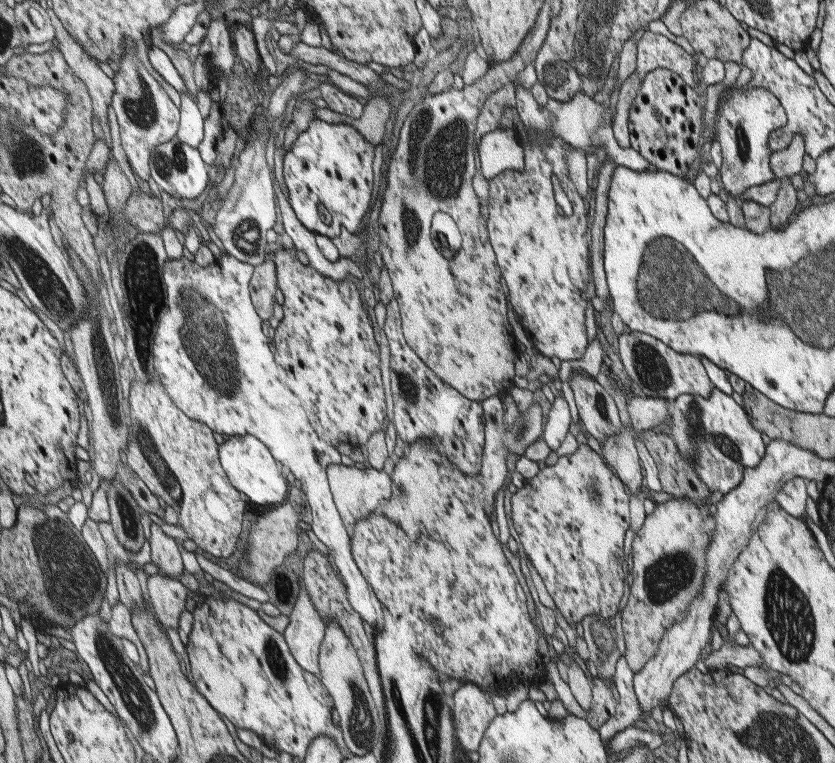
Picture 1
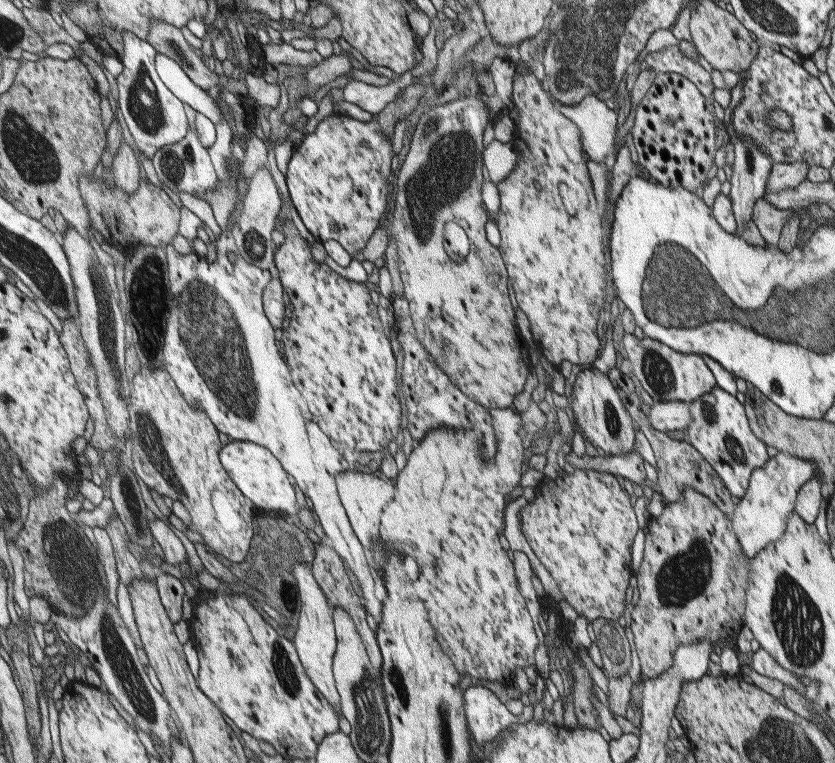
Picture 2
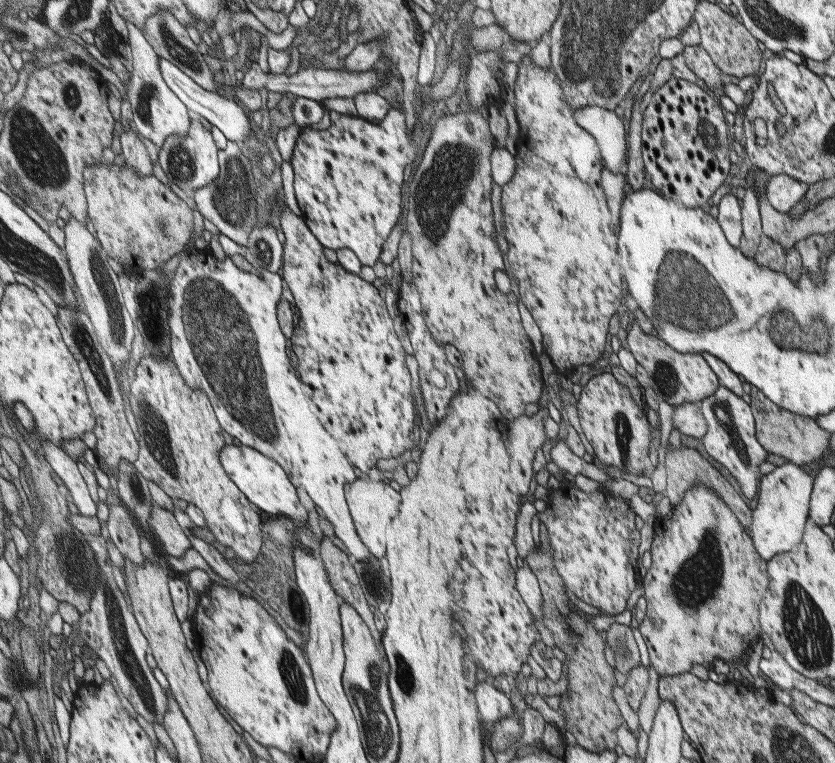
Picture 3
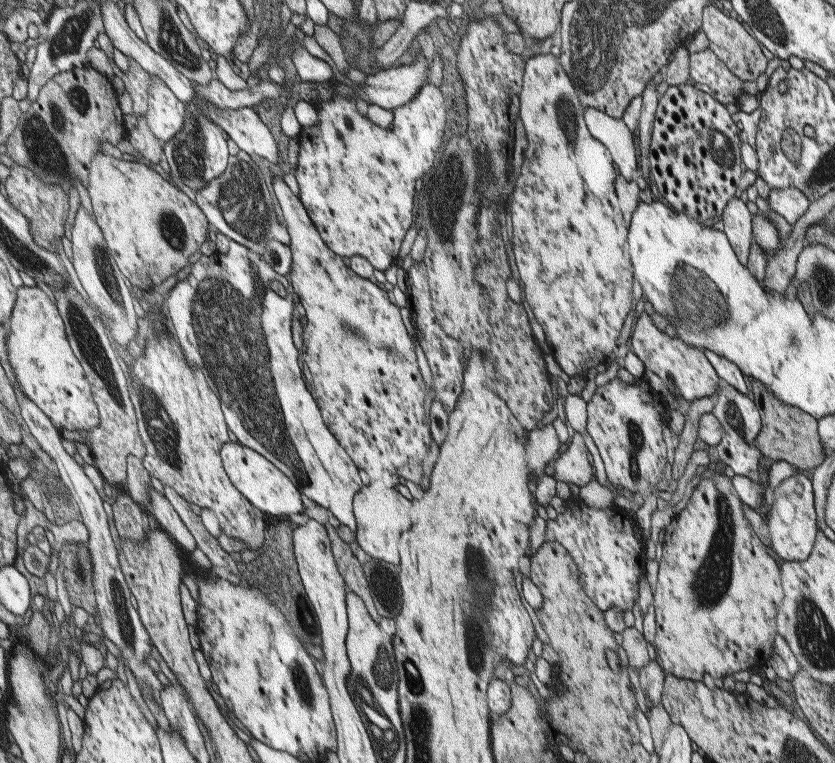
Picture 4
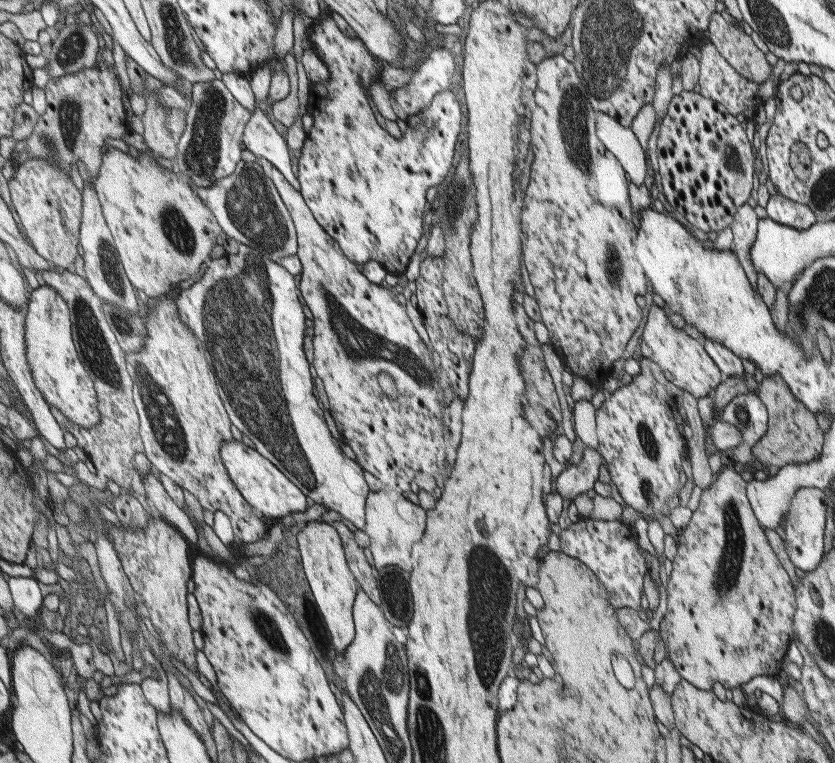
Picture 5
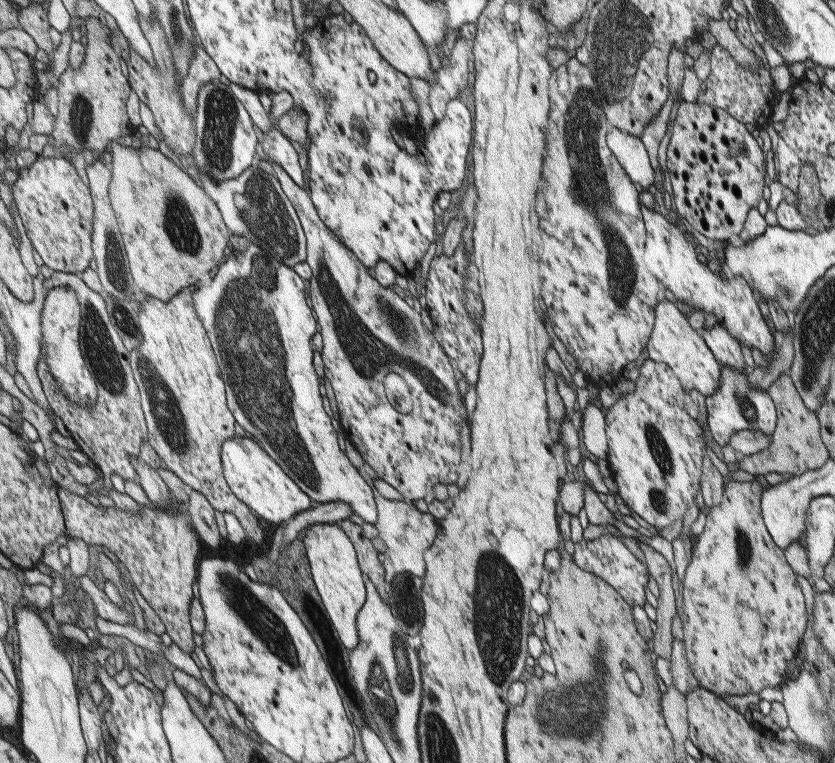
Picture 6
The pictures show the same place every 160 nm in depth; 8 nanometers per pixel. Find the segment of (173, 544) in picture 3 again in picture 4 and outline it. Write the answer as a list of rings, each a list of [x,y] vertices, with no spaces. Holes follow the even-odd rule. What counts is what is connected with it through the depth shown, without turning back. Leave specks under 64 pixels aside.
[[[153,486],[149,490],[151,494],[151,508],[153,516],[159,520],[160,528],[167,531],[179,544],[189,552],[198,547],[198,542],[190,528],[183,522],[172,502],[161,492],[157,492]]]

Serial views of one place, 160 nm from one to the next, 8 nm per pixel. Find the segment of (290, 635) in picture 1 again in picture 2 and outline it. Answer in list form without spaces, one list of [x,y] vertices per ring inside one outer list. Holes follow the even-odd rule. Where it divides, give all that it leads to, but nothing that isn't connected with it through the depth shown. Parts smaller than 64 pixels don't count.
[[[297,562],[293,566],[293,574],[299,586],[302,603],[300,621],[298,622],[296,636],[293,638],[293,642],[311,680],[318,685],[321,696],[326,697],[335,707],[339,716],[344,716],[343,708],[341,708],[341,696],[337,692],[334,675],[334,658],[338,647],[334,621],[334,610],[336,607],[330,603],[327,595],[323,592],[321,586],[319,586],[318,580],[315,580],[313,566],[307,566],[307,564]]]

